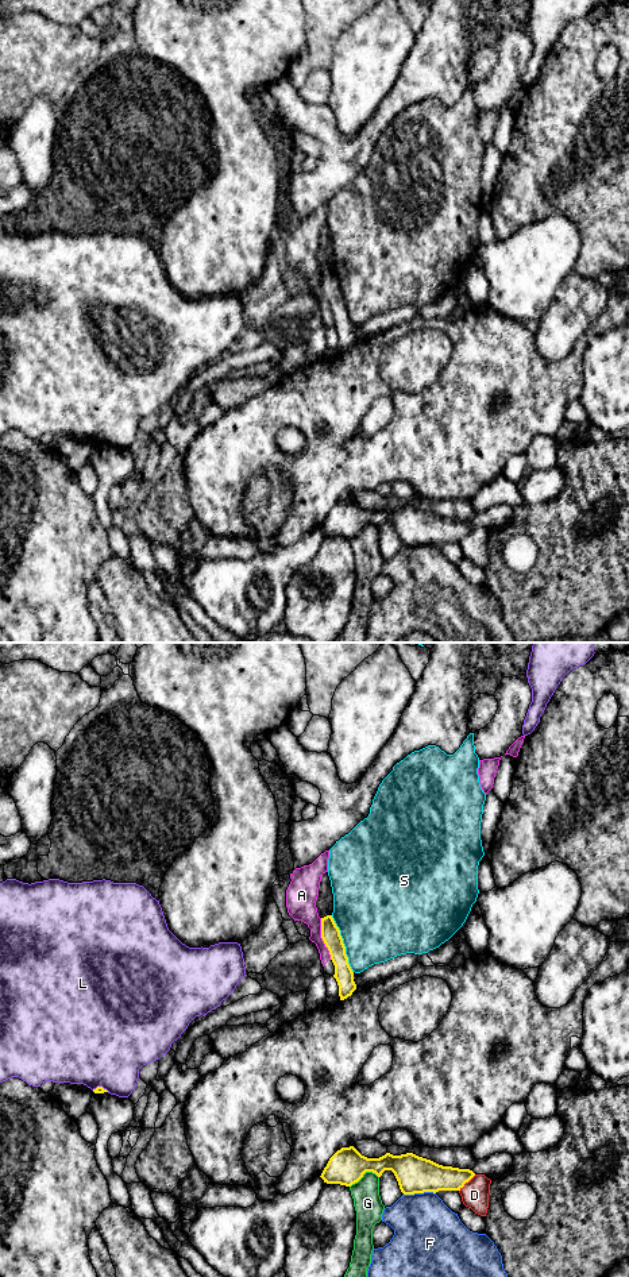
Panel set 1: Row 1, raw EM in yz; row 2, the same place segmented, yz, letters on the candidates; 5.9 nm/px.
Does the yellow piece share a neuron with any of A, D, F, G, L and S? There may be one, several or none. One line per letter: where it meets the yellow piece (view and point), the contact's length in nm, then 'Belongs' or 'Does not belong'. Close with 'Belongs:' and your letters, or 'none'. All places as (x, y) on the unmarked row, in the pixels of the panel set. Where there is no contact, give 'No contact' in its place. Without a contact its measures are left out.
A: Touches yellow at yz (321, 289). Shared border 260 nm. Does not belong
D: Touches yellow at yz (466, 533). Shared border 140 nm. Does not belong
F: Touches yellow at yz (419, 544). Shared border 190 nm. Does not belong
G: Touches yellow at yz (363, 525). Shared border 190 nm. Does not belong
L: Touches yellow at yz (100, 439). Shared border 100 nm. Does not belong
S: Touches yellow at yz (343, 296). Shared border 360 nm. Does not belong
Belongs: none

